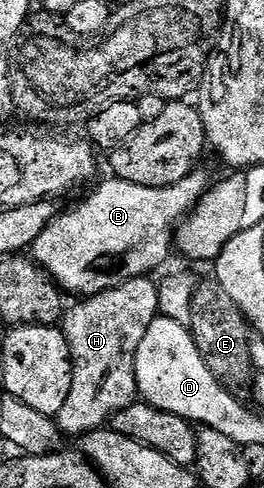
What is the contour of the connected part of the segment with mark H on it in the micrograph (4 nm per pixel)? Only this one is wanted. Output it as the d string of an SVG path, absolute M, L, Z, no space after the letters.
M150 277L127 279L126 282L110 287L98 295L83 298L74 308L63 314L60 324L62 332L70 346L72 361L72 389L68 393L68 401L64 401L64 409L56 417L58 430L63 436L81 437L90 431L105 428L113 420L117 411L128 409L139 398L136 381L136 349L140 349L140 341L144 341L144 333L154 319L159 318L158 283Z

